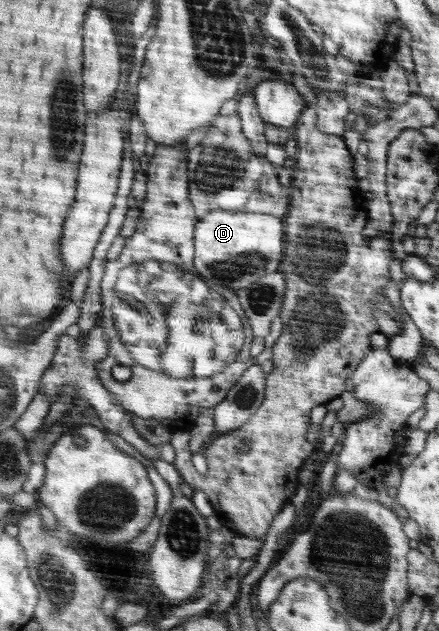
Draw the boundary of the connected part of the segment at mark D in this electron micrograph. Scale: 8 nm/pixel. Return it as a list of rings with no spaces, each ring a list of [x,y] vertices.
[[[216,211],[208,213],[208,217],[202,217],[200,229],[196,229],[196,271],[204,279],[214,279],[222,287],[228,290],[240,291],[252,286],[268,274],[274,273],[282,261],[282,249],[284,249],[284,235],[286,229],[278,217],[262,215],[262,213],[242,213],[232,211]]]

